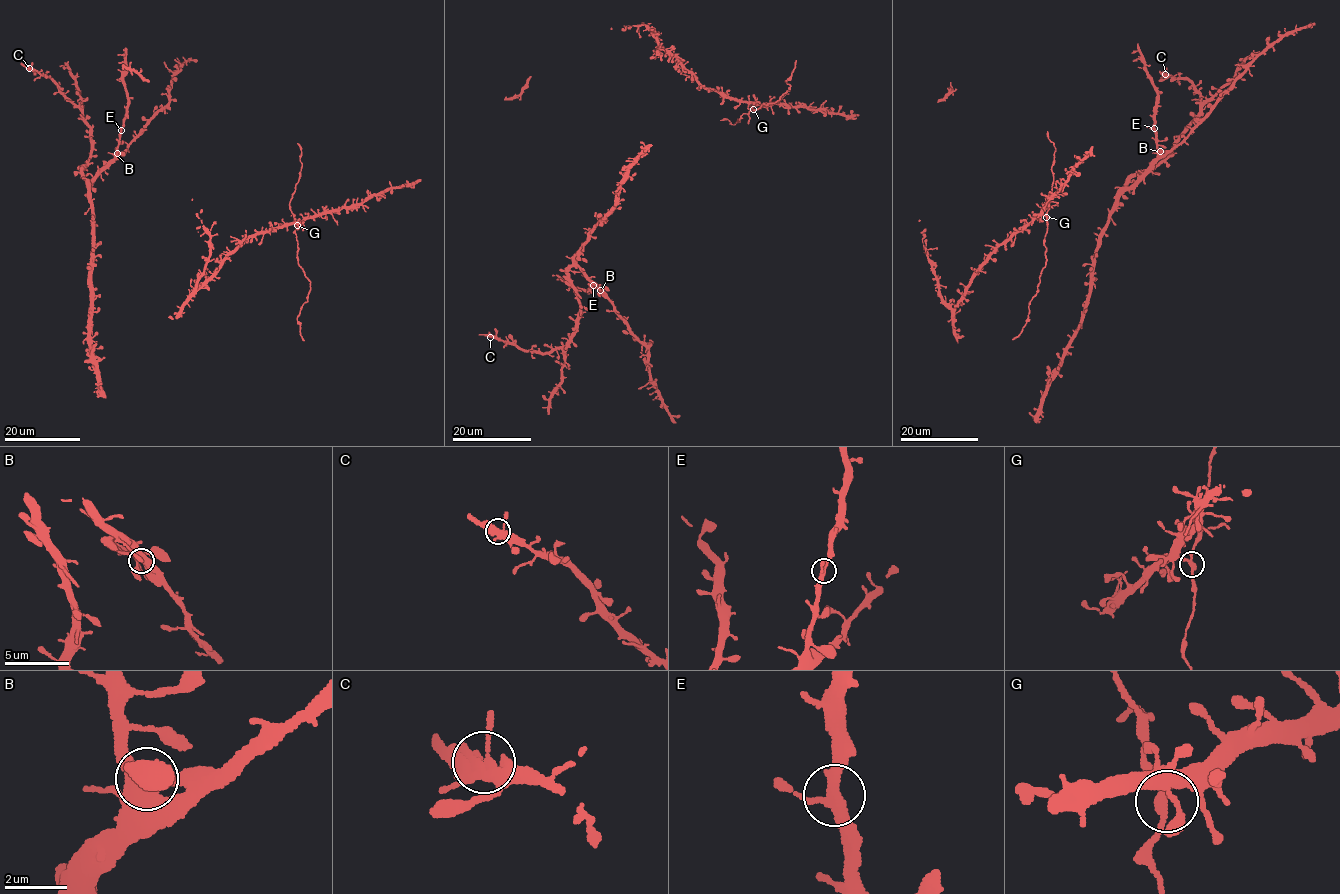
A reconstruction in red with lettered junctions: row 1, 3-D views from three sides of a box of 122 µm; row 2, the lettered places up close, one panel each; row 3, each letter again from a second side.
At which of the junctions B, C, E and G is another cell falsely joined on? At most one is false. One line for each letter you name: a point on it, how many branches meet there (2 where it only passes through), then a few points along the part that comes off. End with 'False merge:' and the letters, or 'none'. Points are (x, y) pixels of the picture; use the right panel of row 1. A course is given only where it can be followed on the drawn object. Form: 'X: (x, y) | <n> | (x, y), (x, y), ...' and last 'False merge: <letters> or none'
False merge: none

